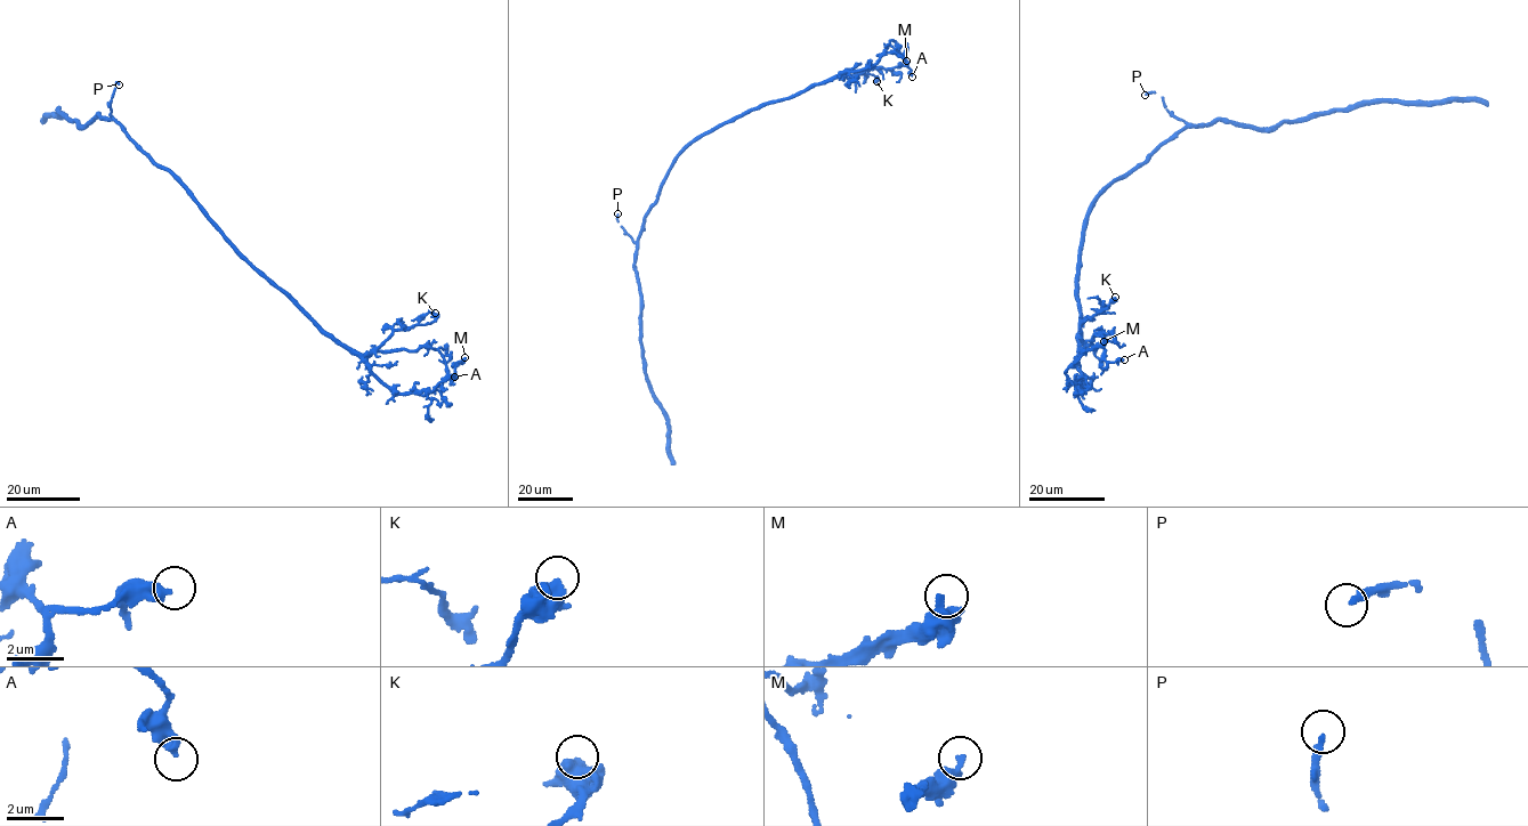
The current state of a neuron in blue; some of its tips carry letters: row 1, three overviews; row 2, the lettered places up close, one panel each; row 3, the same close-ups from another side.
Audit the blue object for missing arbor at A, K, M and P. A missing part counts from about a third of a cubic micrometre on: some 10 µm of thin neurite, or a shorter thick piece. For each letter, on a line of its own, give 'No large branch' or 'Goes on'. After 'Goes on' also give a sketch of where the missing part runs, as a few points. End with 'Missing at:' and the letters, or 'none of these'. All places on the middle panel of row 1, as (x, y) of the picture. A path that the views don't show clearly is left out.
A: No large branch
K: No large branch
M: No large branch
P: No large branch
Missing at: none of these

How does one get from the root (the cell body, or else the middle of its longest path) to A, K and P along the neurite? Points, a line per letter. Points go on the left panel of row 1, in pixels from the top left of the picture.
A: (170, 171), (234, 250), (337, 340), (360, 353), (434, 348), (442, 355), (446, 372), (454, 377)
K: (170, 171), (234, 250), (314, 323), (350, 349), (370, 353), (394, 331), (429, 324), (435, 313)
P: (170, 171), (153, 163), (112, 115), (111, 97), (115, 82), (119, 84)

